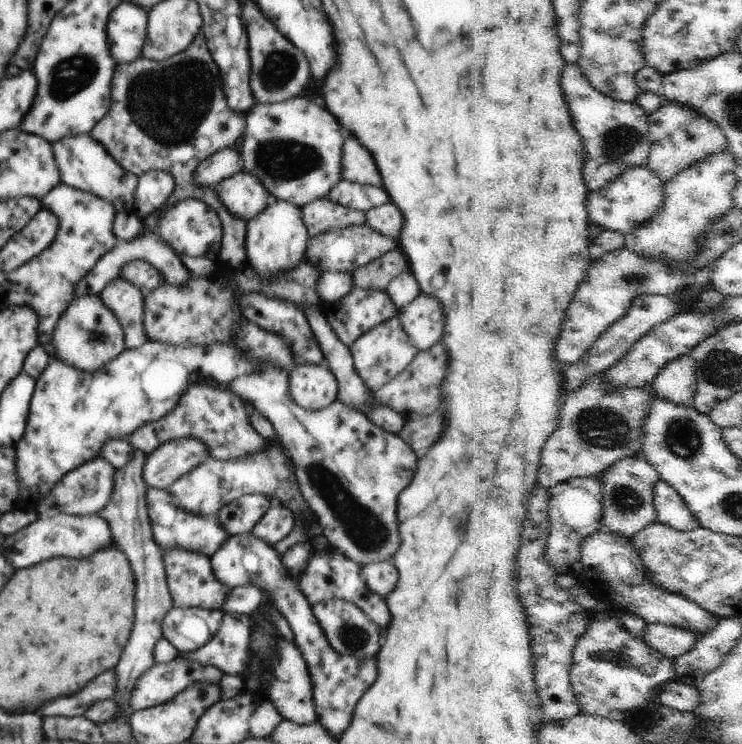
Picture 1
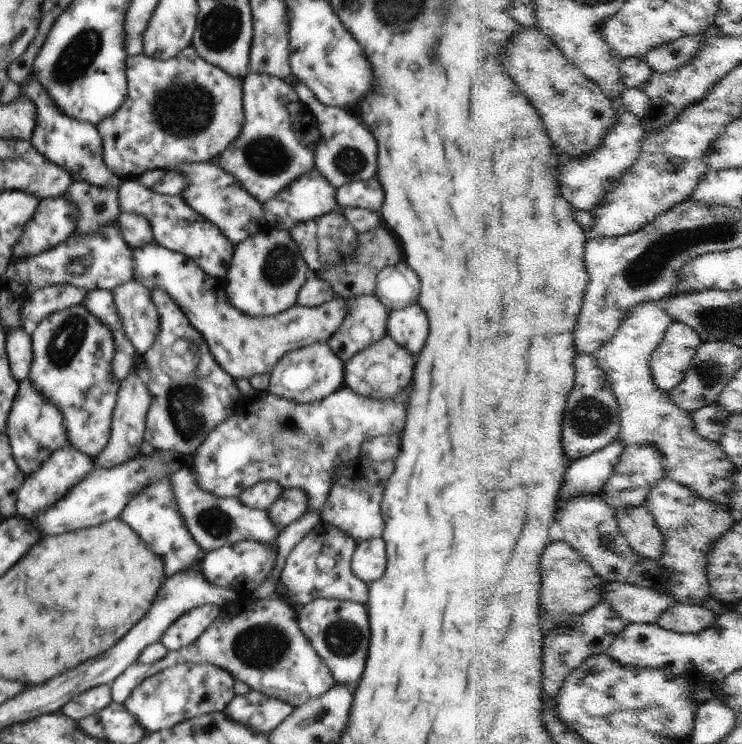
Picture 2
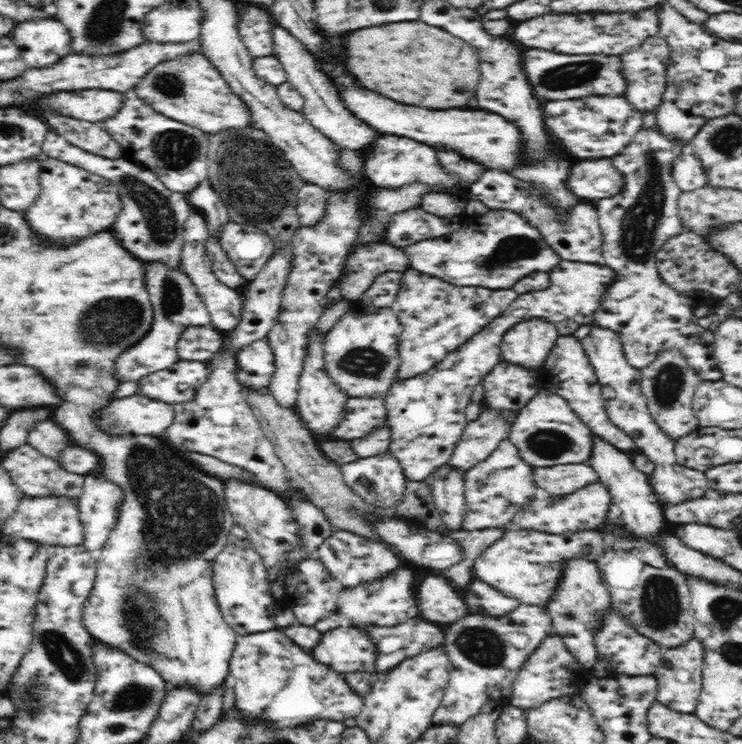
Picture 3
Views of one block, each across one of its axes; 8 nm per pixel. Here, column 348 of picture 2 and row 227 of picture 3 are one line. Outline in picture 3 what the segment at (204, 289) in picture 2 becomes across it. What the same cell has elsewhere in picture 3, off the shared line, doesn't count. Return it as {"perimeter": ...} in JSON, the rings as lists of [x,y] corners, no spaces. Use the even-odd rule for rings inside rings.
{"perimeter":[[[304,183],[297,196],[296,212],[301,226],[312,228],[320,224],[326,214],[328,192],[312,183]]]}

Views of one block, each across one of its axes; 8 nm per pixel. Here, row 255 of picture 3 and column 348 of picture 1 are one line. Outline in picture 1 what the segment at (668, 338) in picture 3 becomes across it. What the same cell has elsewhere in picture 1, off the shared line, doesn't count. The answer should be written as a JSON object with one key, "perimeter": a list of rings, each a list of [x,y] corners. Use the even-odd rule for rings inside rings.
{"perimeter":[[[334,598],[311,606],[315,620],[319,623],[323,636],[328,638],[328,645],[342,656],[354,656],[358,660],[372,658],[380,648],[380,630],[378,626],[365,616],[354,604],[349,601]]]}

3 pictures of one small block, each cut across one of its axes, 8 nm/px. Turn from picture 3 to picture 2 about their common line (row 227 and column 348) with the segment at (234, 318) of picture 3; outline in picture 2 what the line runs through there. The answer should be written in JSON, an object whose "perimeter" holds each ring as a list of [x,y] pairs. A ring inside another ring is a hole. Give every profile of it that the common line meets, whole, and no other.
{"perimeter":[[[376,178],[366,181],[355,181],[336,189],[338,205],[344,207],[364,208],[380,212],[384,204],[384,190]]]}

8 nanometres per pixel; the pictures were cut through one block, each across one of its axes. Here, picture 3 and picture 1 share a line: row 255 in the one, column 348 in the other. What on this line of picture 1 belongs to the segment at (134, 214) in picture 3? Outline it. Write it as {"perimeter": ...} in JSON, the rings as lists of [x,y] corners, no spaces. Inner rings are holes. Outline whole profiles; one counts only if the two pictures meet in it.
{"perimeter":[[[346,136],[342,146],[341,179],[360,185],[382,186],[370,152],[364,150],[354,136]]]}

